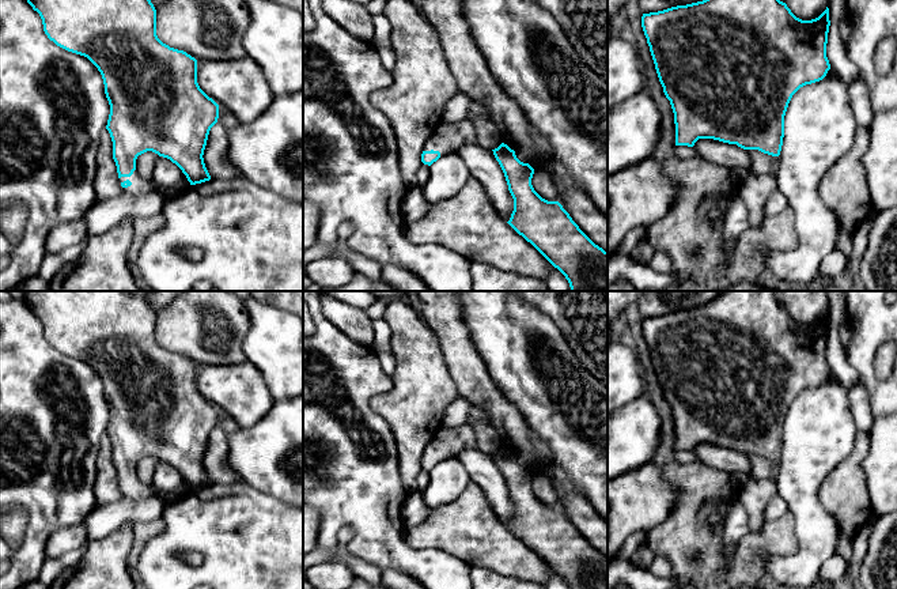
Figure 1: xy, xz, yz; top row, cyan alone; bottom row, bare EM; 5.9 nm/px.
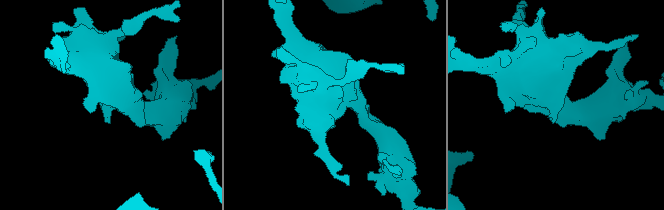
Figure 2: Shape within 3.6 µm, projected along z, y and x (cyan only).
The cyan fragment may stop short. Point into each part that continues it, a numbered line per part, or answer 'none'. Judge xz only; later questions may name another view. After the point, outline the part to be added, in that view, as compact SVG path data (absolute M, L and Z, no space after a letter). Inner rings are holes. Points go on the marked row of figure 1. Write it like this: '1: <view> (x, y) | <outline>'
1: xz (447, 138) | M469 120L455 124L440 122L427 139L423 151L439 151L440 156L457 152L463 144L476 141L476 129Z

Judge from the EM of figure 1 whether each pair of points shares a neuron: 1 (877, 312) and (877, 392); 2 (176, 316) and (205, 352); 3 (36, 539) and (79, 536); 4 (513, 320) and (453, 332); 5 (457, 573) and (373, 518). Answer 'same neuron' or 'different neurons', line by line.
1: same neuron
2: same neuron
3: different neurons
4: different neurons
5: same neuron

